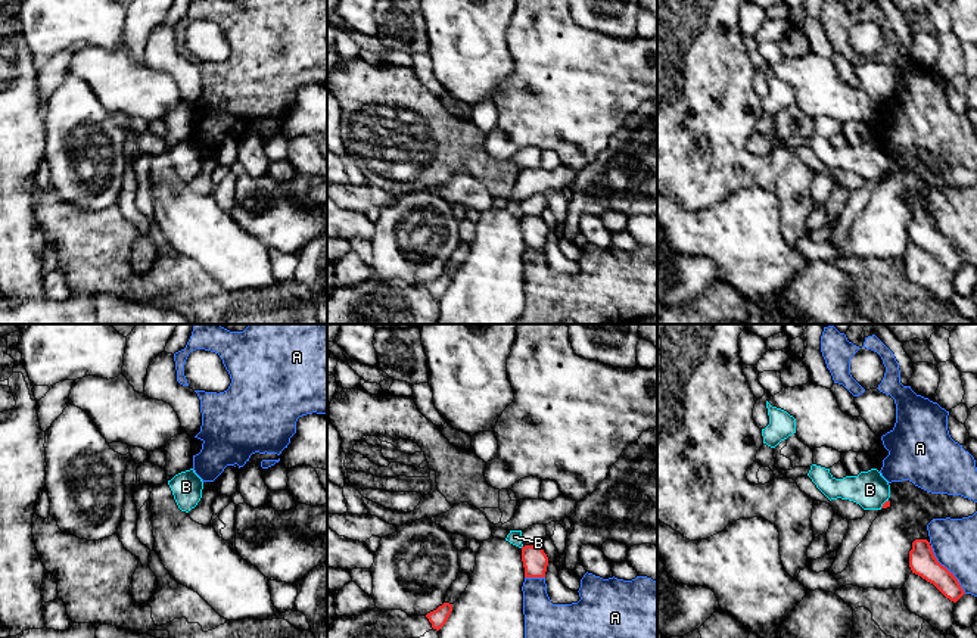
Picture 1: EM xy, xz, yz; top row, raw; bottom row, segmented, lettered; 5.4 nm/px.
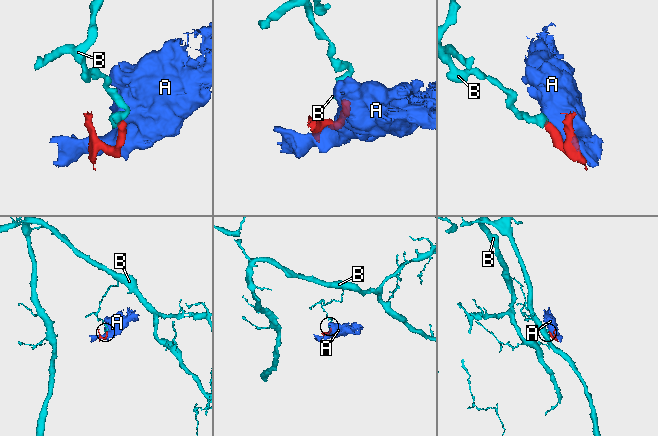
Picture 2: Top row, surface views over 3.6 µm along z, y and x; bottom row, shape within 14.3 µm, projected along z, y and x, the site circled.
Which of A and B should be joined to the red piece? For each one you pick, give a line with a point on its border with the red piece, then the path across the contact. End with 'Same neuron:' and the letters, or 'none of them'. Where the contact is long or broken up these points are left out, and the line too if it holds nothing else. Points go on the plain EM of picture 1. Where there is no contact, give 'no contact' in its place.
Same neuron: none of them

